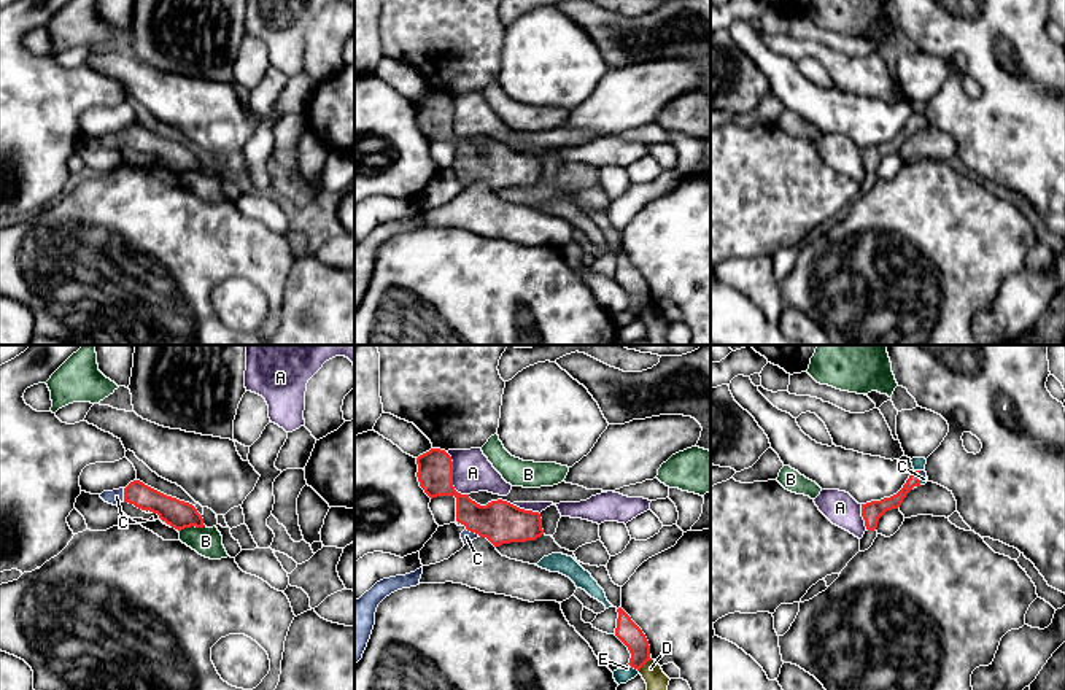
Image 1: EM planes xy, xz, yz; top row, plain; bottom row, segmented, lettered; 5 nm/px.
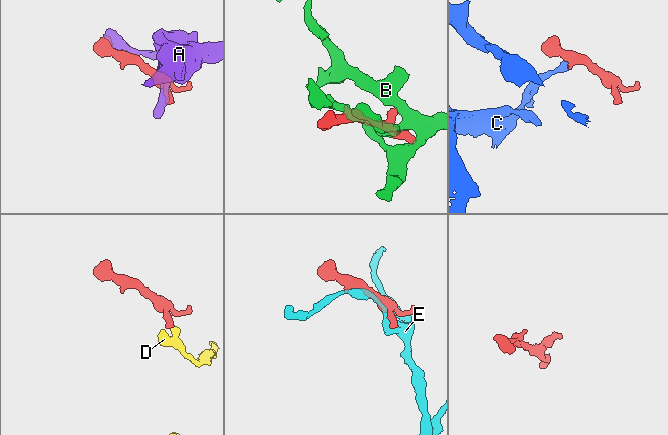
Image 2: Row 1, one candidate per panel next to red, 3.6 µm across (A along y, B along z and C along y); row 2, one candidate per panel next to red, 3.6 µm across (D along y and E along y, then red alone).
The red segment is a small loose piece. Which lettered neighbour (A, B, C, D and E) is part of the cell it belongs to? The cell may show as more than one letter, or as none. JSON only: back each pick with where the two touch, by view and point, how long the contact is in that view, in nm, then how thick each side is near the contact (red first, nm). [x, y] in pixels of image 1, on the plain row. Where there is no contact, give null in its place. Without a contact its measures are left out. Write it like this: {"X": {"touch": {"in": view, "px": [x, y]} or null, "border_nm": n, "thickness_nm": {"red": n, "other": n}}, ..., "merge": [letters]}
{"C": {"touch": {"in": "xz", "px": [474, 175]}, "border_nm": 90, "thickness_nm": {"red": 220, "other": 60}}, "merge": ["C"]}

